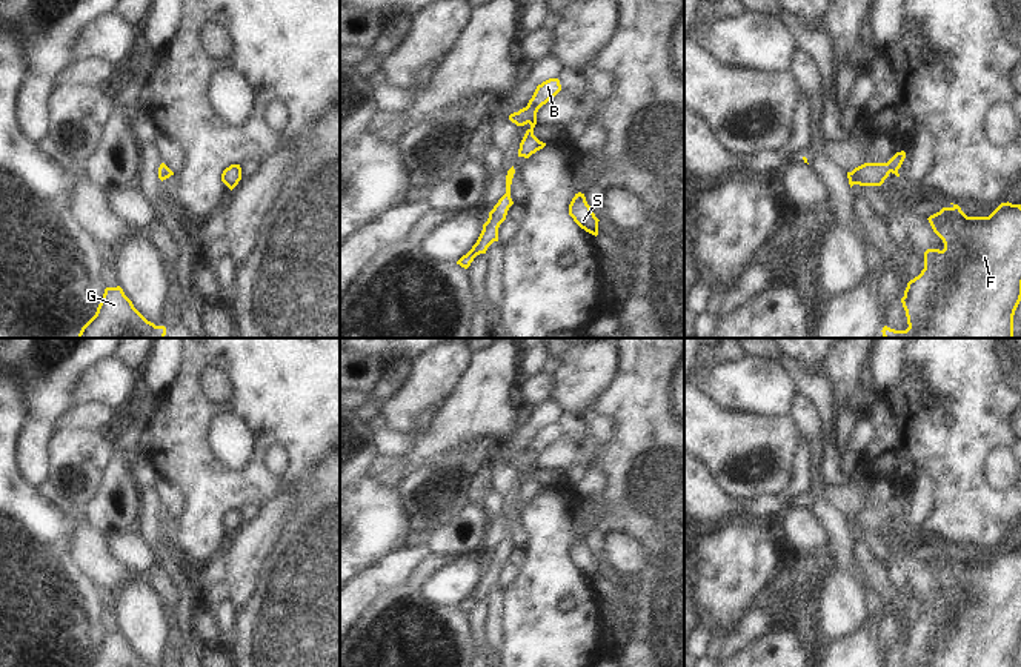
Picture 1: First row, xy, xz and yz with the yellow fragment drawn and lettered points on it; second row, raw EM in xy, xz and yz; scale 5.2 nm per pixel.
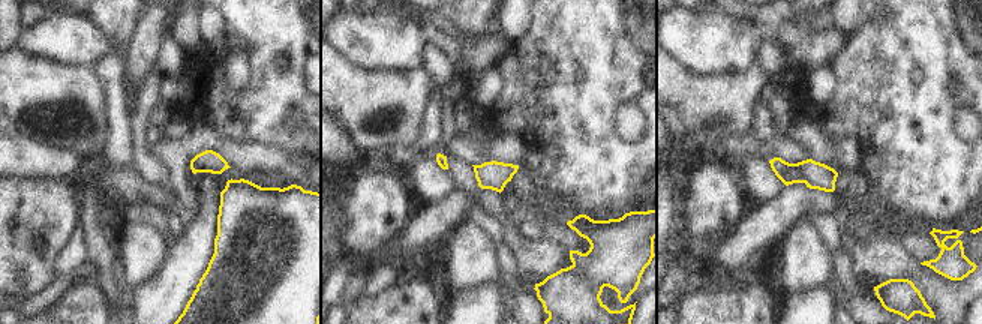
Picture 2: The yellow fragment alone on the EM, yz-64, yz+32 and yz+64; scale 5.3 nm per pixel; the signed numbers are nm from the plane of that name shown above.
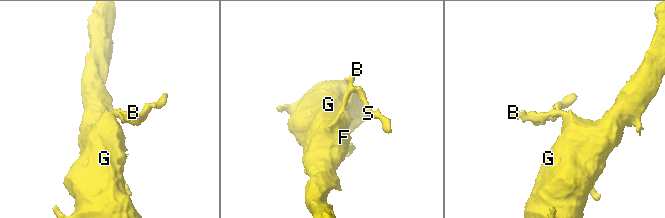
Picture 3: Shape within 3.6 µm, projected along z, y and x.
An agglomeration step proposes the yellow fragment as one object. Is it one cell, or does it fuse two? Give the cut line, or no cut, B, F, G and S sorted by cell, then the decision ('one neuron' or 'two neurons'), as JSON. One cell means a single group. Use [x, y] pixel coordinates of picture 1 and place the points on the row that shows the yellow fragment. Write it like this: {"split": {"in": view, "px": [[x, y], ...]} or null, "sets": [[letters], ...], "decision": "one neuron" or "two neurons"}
{"split": null, "sets": [["B", "F", "G", "S"]], "decision": "one neuron"}

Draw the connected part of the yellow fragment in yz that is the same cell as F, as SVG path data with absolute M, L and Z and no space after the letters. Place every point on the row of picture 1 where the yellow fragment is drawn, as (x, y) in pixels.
M1001 203L989 217L967 217L958 204L950 204L950 207L943 207L927 218L933 232L943 240L944 249L927 249L924 252L924 269L907 283L901 303L909 327L895 330L884 326L881 330L884 338L1013 338L1013 315L1021 301L1021 204Z

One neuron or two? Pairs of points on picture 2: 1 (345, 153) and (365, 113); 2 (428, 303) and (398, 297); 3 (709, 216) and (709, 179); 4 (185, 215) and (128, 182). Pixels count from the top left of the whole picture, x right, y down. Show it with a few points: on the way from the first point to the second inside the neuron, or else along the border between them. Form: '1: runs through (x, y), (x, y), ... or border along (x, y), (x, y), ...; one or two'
1: border along (345, 126), (350, 138), (360, 149), (384, 153); two
2: runs through (420, 303), (405, 303); one
3: runs through (709, 207), (709, 188); one
4: runs through (171, 204), (141, 186); one

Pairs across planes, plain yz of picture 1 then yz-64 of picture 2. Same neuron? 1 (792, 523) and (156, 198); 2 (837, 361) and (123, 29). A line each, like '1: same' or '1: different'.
1: same
2: different

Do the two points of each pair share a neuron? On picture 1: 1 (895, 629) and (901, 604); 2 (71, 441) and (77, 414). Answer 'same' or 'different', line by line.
1: different
2: different

